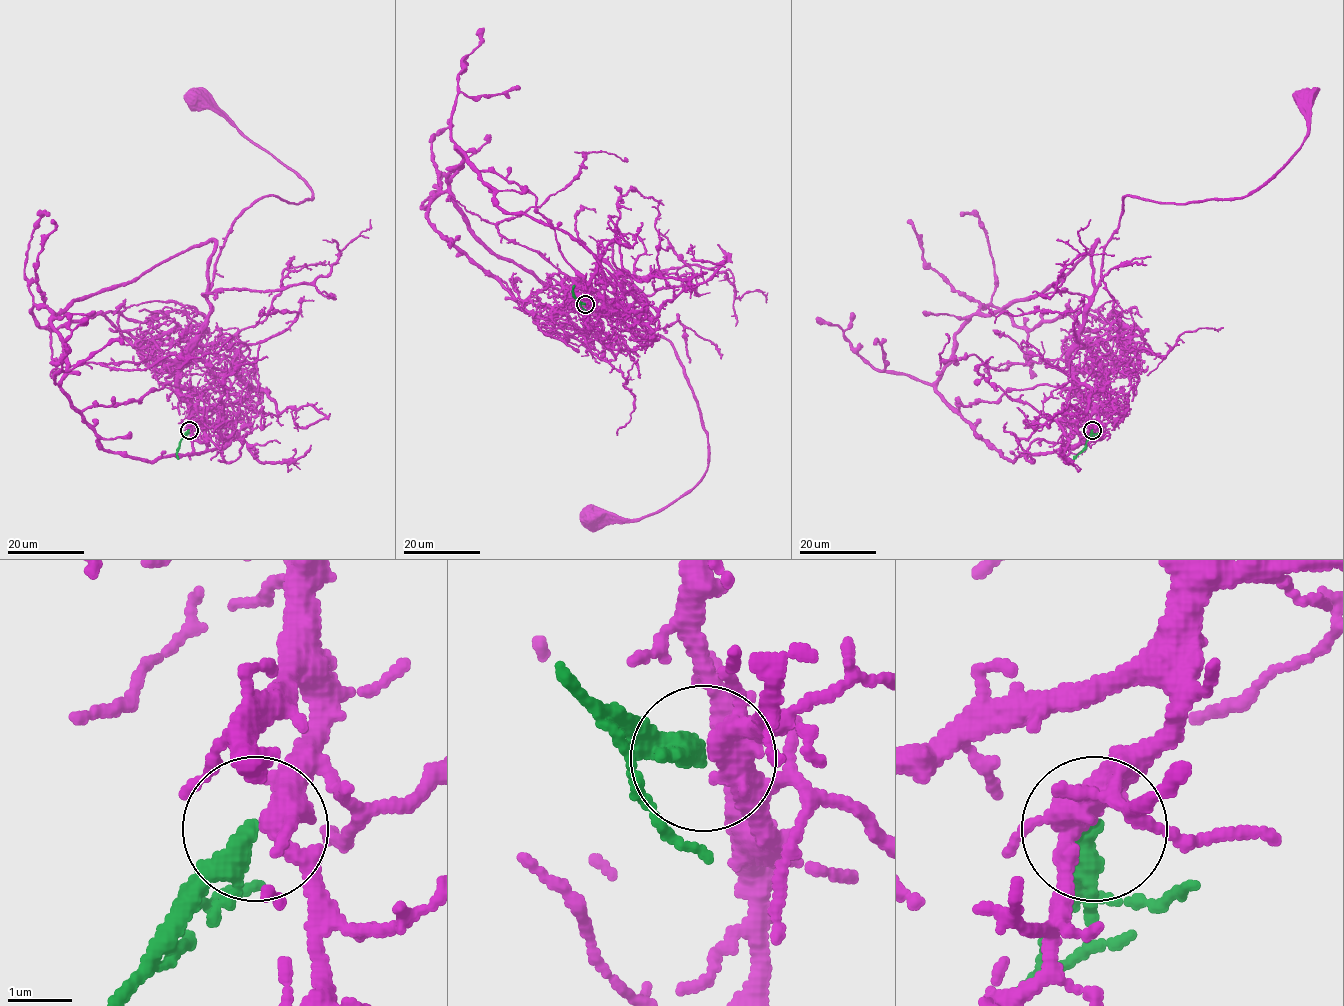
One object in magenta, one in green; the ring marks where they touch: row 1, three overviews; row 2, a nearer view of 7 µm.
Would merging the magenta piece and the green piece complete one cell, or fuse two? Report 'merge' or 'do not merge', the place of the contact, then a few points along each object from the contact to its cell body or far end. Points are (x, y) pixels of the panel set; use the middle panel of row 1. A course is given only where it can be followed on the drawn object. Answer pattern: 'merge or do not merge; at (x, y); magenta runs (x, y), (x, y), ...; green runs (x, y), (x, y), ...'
merge; at (585, 304); magenta runs (586, 304), (575, 284), (606, 297), (628, 330), (665, 338), (708, 455), (704, 476), (659, 511), (593, 520); green runs (585, 304), (575, 298), (574, 285)

